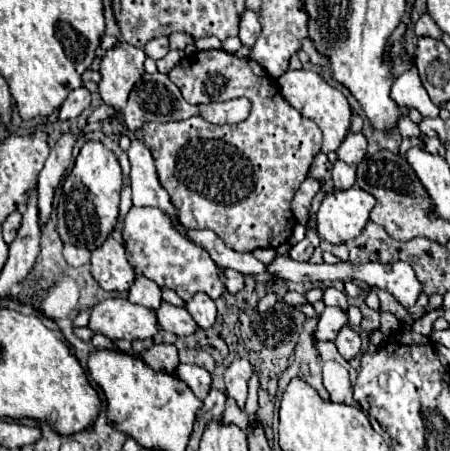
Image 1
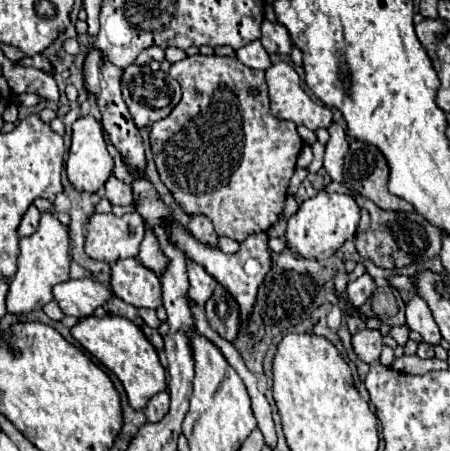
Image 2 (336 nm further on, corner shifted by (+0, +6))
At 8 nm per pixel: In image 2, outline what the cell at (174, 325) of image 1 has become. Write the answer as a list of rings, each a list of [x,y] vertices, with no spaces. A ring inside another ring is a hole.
[[[136,258],[118,260],[112,266],[110,286],[118,298],[136,308],[156,310],[158,306],[162,306],[160,278]]]

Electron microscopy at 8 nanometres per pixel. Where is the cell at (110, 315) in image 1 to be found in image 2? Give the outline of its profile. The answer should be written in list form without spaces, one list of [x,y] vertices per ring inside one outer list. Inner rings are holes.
[[[92,278],[66,280],[64,284],[56,284],[52,292],[62,312],[68,316],[78,316],[78,318],[90,316],[98,306],[104,306],[114,296],[114,292],[108,286]]]

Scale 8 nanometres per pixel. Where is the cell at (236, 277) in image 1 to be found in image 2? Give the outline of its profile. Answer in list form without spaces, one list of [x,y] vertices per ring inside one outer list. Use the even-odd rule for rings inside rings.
[[[192,216],[190,224],[188,224],[188,230],[198,242],[202,242],[206,246],[212,246],[212,248],[218,248],[218,236],[214,232],[212,222],[206,216]]]

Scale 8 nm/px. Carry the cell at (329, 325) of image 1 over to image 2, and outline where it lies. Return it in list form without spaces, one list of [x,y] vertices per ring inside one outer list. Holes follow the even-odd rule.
[[[362,274],[358,280],[350,282],[348,288],[346,288],[346,294],[348,294],[350,304],[352,304],[354,308],[362,306],[362,304],[370,298],[370,294],[374,292],[374,288],[376,288],[376,286],[374,286],[374,280],[372,280],[368,274]]]

